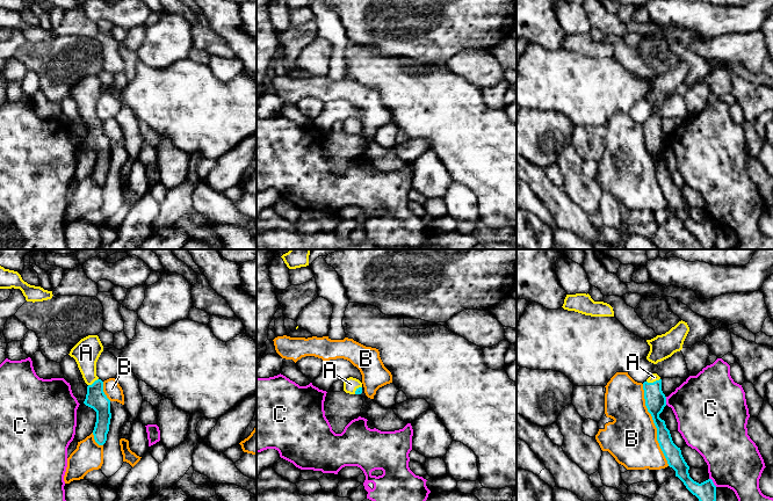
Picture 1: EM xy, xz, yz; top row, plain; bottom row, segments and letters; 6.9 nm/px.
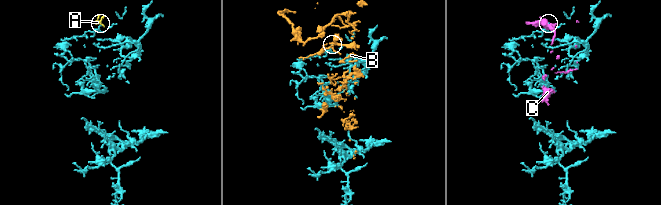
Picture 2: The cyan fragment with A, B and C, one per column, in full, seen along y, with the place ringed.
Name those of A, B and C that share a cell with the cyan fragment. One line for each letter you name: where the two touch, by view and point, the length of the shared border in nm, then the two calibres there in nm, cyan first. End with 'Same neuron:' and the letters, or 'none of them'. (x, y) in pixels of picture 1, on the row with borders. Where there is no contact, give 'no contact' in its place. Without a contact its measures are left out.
A: contact yz (654, 382); length 100 nm; calibres 140 and 60 nm
Same neuron: A

